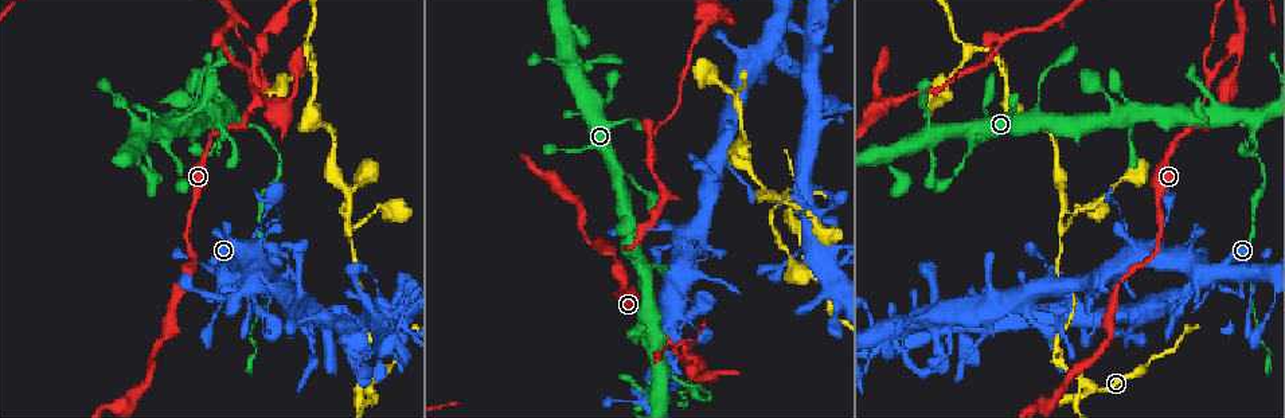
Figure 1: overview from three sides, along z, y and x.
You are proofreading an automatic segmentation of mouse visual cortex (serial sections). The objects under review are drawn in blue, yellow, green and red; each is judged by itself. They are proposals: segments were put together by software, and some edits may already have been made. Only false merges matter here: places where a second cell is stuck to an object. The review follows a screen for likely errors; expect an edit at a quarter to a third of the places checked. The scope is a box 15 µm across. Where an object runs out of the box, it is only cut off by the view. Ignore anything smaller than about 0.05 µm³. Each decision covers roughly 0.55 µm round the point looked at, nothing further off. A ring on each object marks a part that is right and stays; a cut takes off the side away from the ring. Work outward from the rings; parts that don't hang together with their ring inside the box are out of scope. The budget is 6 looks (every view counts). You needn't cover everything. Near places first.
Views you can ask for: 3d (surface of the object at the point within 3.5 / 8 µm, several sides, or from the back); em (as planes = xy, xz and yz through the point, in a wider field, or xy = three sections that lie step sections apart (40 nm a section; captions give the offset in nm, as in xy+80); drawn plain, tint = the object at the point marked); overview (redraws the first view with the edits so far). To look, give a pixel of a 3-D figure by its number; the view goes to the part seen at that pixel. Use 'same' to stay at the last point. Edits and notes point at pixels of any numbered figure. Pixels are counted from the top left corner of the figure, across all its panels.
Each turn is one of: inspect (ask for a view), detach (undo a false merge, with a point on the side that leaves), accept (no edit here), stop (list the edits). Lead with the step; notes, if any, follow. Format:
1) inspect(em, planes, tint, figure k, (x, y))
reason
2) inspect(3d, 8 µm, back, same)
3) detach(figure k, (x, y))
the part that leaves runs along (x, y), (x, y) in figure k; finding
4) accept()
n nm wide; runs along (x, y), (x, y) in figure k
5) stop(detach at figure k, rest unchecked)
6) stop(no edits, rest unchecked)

inspect(3d, 3.5 µm, figure 1, (260, 47))
sudden change in width

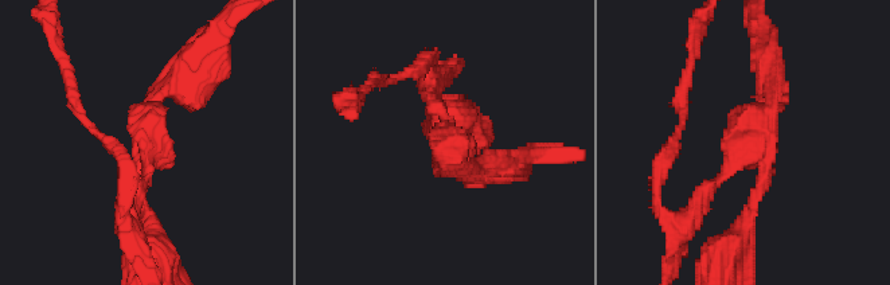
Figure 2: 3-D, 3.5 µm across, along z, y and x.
detach(figure 2, (715, 183))
3 arms; arms of 150, 150, 200 nm; a second cell is stuck on

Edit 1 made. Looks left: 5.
inspect(3d, 8 µm, figure 1, (669, 371))
thin arm on a thick one

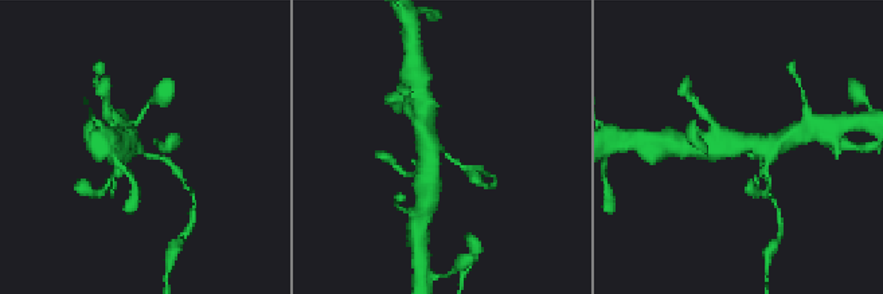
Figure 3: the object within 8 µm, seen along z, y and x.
inspect(3d, 3.5 µm, figure 3, (441, 147))
zoom in

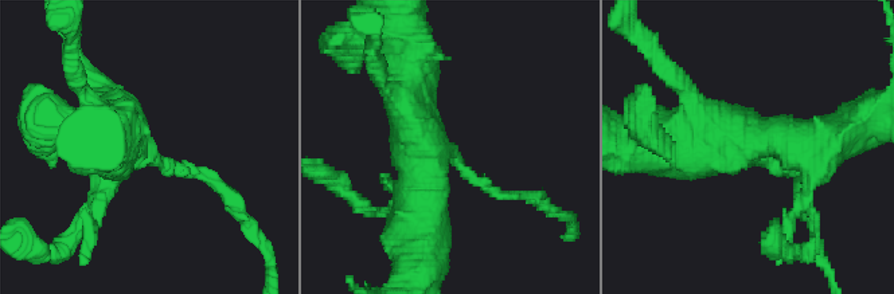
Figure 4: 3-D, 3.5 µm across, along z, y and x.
inspect(em, xy, step 1, tint, figure 4, (145, 151))
3 arms; arms of 150, 600, 600 nm

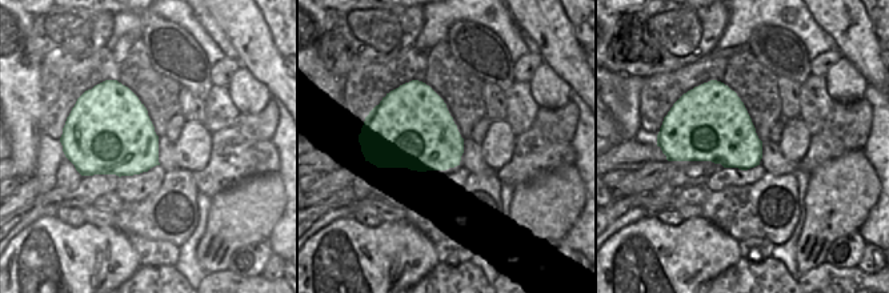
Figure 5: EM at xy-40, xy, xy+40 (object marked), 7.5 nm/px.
detach(figure 4, (500, 195))
the part that leaves runs along (465, 171), (494, 192), (527, 195), (559, 212) in figure 4; two cells meet here

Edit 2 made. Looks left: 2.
inspect(3d, 3.5 µm, figure 1, (596, 62))
sharp bend

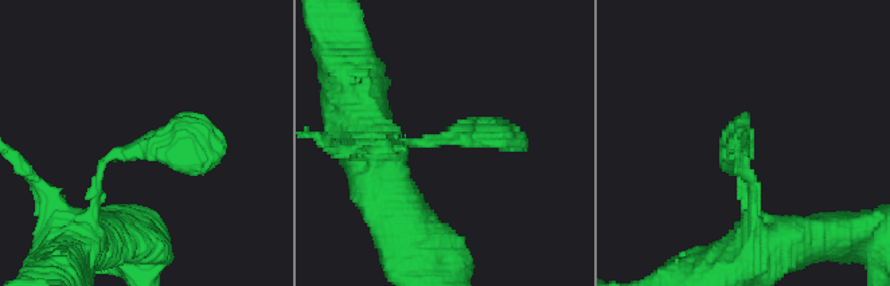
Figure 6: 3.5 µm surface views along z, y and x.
inspect(em, xy, step 5, tint, figure 6, (743, 144))
need the tissue

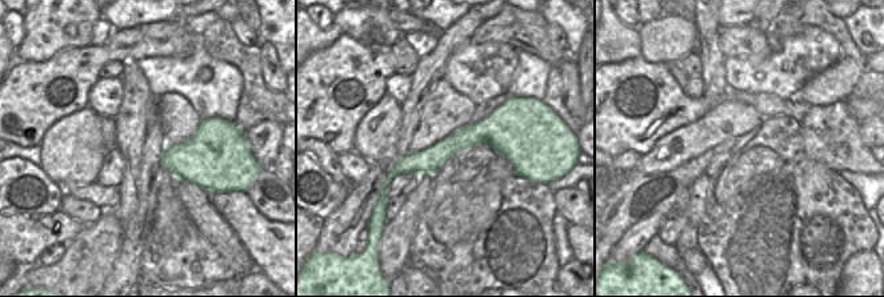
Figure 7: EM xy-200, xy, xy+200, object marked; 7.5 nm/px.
accept()
runs along (94, 203), (110, 153), (226, 145) in figure 6; continuous, no second cell

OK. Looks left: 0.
stop(detach at figure 2, detach at figure 4, rest unchecked)

